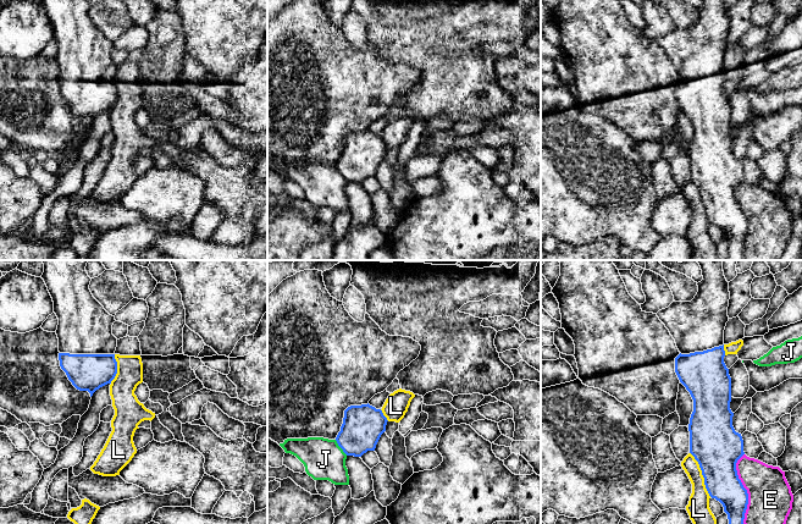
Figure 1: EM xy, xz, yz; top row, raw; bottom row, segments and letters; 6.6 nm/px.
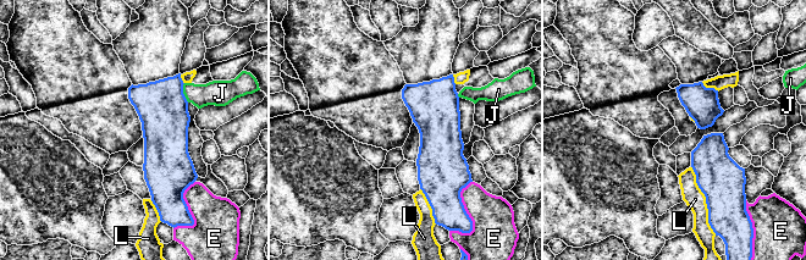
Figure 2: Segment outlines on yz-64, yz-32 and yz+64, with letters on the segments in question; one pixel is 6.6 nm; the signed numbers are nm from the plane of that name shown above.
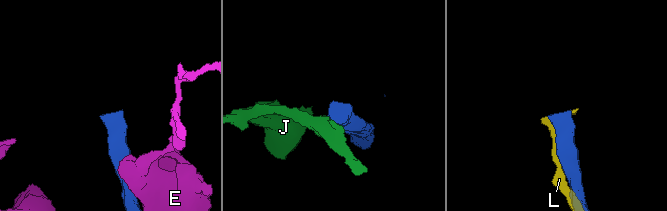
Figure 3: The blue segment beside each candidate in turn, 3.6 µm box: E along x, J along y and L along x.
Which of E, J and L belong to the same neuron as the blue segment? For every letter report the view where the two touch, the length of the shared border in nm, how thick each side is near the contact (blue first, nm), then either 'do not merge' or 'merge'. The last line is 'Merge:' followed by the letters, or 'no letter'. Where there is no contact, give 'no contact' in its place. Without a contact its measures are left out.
E: contact in yz; length 460 nm; calibres 240 and 280 nm; do not merge
J: contact in xz; length 130 nm; calibres 280 and 280 nm; do not merge
L: contact in yz; length 320 nm; calibres 320 and 150 nm; do not merge
Merge: no letter

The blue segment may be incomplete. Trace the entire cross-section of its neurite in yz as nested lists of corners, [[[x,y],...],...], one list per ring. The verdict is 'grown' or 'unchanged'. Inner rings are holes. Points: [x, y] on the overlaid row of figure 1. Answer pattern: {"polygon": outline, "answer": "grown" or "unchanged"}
{"polygon": [[[696,260],[703,280],[697,283],[698,292],[691,302],[673,302],[657,313],[659,320],[675,340],[680,354],[675,358],[675,373],[693,399],[690,418],[690,453],[698,462],[706,489],[712,498],[719,501],[728,514],[729,524],[743,524],[748,493],[739,479],[736,463],[745,454],[741,434],[732,426],[730,409],[731,377],[724,363],[724,330],[729,321],[729,282],[721,260]]], "answer": "grown"}

